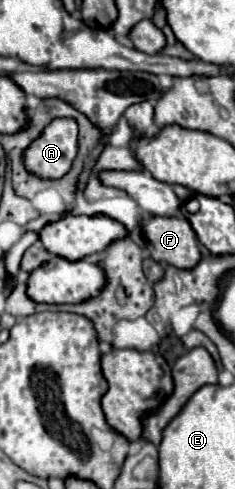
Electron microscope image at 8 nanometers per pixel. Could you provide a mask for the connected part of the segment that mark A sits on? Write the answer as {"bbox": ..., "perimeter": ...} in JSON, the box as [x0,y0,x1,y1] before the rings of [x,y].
{"bbox":[23,118,79,180],"perimeter":[[[53,118],[23,150],[25,170],[43,180],[61,180],[79,152],[79,126],[75,118]]]}

